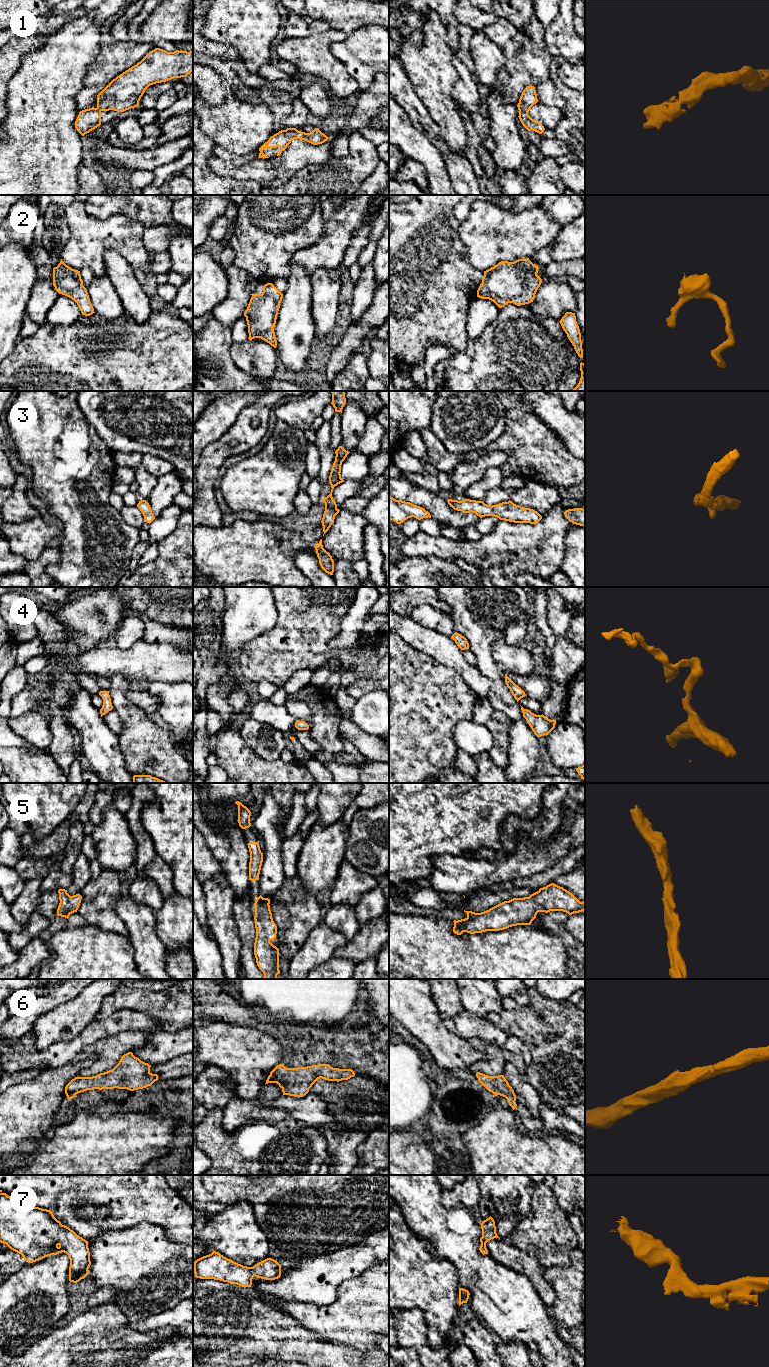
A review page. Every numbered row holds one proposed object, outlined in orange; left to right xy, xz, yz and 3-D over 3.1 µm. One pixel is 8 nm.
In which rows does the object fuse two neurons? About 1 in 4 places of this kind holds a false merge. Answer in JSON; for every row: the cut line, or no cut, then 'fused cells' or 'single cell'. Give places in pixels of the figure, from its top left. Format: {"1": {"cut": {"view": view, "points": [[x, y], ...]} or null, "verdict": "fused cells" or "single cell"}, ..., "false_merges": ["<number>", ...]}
{"1": {"cut": null, "verdict": "single cell"}, "2": {"cut": null, "verdict": "single cell"}, "3": {"cut": null, "verdict": "single cell"}, "4": {"cut": null, "verdict": "single cell"}, "5": {"cut": null, "verdict": "single cell"}, "6": {"cut": null, "verdict": "single cell"}, "7": {"cut": null, "verdict": "single cell"}, "false_merges": []}

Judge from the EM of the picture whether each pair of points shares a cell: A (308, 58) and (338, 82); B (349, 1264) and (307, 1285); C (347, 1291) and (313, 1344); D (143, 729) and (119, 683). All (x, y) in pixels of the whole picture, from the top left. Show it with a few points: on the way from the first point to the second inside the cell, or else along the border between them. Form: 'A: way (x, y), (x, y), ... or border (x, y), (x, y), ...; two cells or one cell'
A: way (316, 61), (321, 63), (332, 74); one cell
B: way (339, 1266), (327, 1272), (321, 1272), (317, 1276); one cell
C: border (299, 1322), (305, 1328), (321, 1337), (341, 1344); two cells
D: way (134, 718), (120, 703), (119, 694); one cell

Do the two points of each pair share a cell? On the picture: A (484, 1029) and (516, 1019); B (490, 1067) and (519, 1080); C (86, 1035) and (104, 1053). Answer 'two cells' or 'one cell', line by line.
A: two cells
B: two cells
C: two cells

